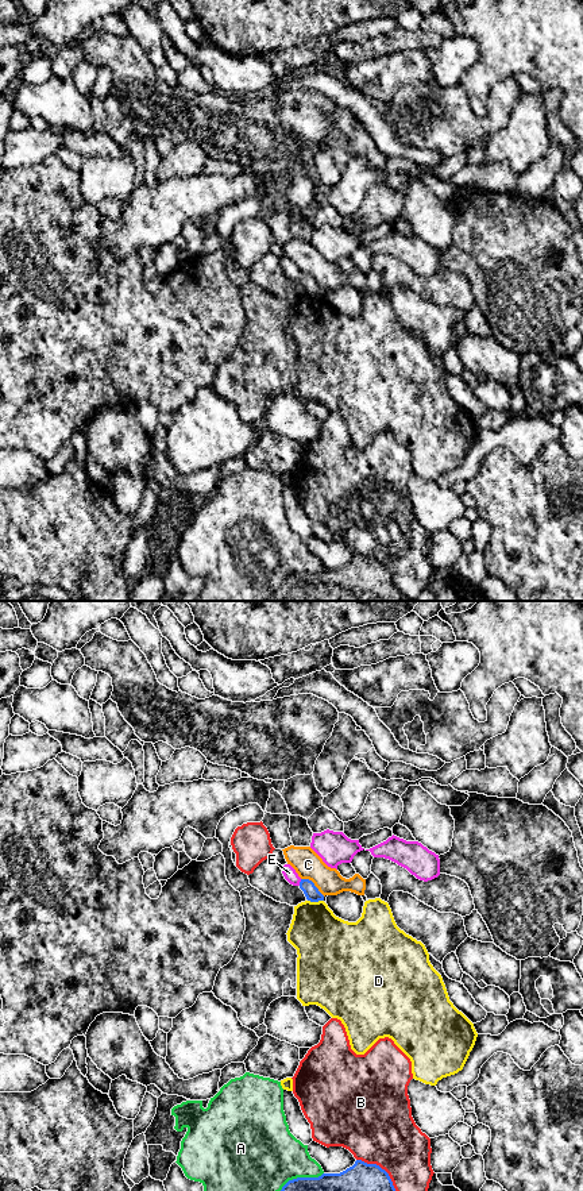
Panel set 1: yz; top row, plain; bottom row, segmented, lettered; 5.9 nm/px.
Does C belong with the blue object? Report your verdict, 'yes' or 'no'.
no

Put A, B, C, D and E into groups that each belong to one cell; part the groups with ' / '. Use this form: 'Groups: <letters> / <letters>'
Groups: A / B / C / D / E

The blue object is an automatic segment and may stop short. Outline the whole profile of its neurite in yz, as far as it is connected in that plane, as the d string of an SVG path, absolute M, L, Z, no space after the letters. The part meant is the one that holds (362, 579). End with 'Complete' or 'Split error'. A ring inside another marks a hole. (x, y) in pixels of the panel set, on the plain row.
M356 555L340 568L289 575L267 601L402 601L389 568Z. Complete

